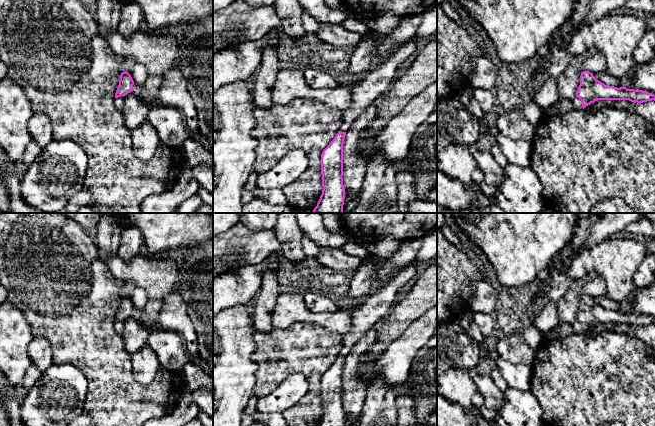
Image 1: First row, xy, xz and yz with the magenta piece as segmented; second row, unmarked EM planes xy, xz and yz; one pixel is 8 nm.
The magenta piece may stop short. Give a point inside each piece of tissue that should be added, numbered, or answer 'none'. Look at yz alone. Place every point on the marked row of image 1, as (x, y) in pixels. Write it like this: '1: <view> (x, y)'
1: yz (562, 106)

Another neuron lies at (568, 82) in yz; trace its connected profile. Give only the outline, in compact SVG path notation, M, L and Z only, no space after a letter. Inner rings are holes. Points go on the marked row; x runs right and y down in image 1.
M592 49L572 57L567 69L557 77L559 99L571 100L576 96L580 85L580 76L583 72L581 66L591 55L598 51Z

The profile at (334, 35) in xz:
M319 23L319 31L316 35L327 45L339 49L351 50L361 40L357 32L351 32L340 24Z

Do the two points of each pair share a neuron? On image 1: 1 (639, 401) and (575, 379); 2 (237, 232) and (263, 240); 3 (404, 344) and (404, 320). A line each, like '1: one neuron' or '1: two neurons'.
1: one neuron
2: one neuron
3: two neurons

